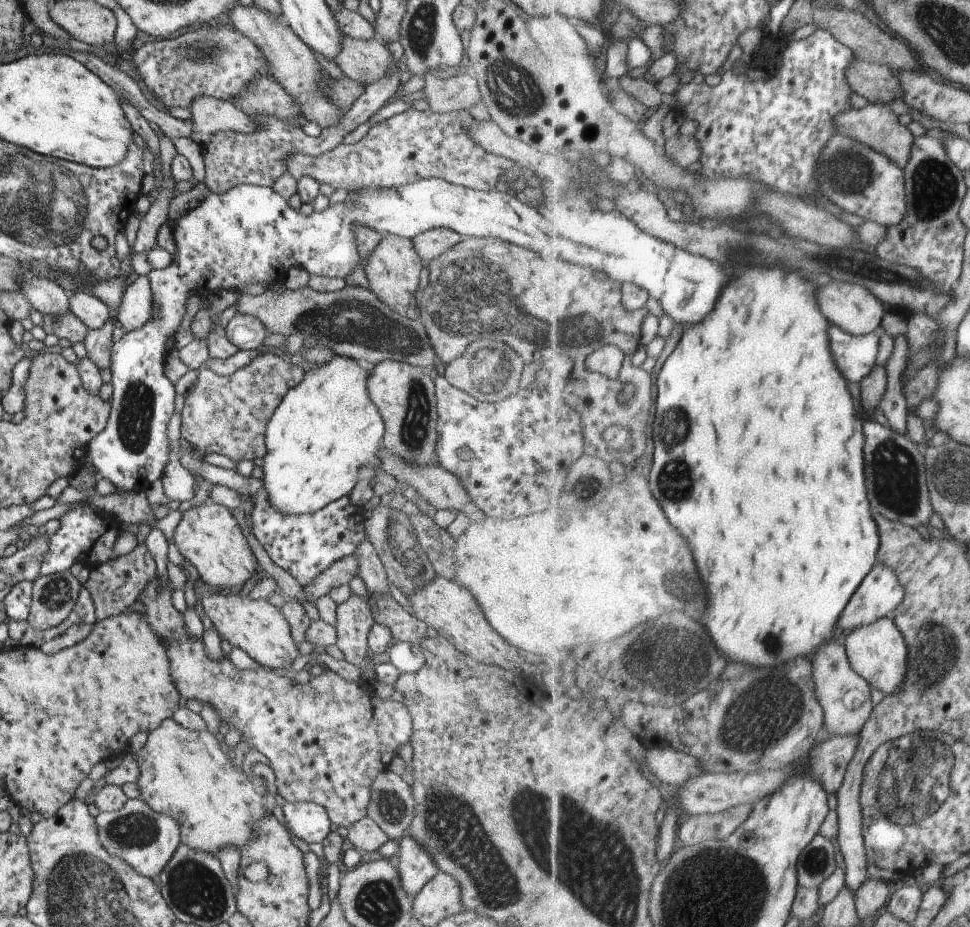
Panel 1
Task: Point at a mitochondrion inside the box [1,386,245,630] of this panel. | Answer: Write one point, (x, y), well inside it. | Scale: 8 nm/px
(56, 594)

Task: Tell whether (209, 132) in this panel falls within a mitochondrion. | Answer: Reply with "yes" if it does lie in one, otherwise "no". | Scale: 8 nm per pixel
no

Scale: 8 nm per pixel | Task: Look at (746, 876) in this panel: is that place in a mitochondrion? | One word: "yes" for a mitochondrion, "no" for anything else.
yes

